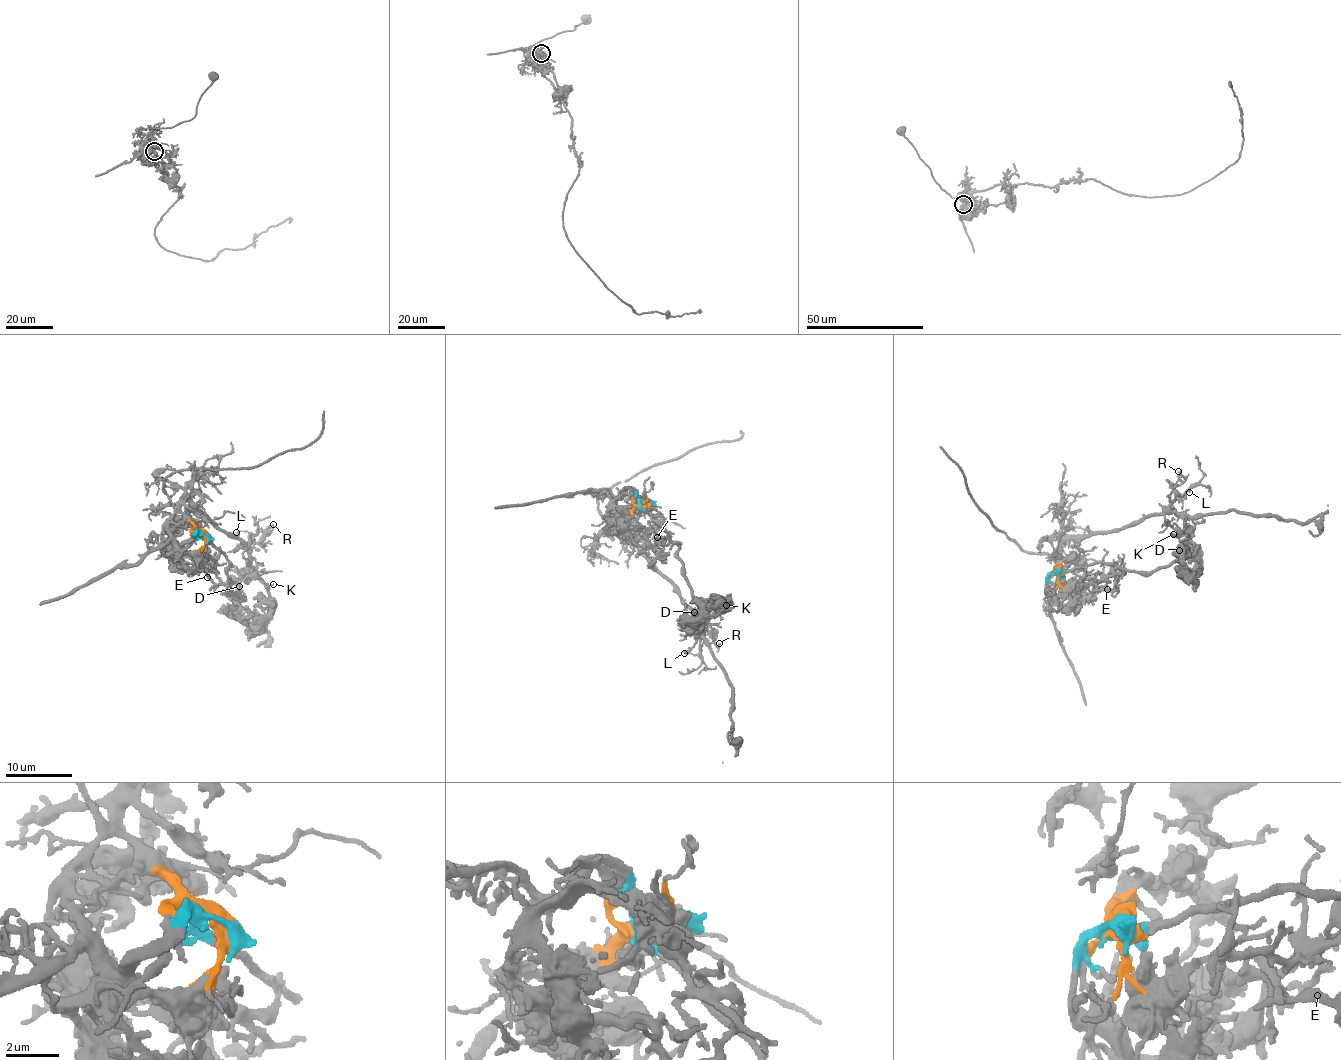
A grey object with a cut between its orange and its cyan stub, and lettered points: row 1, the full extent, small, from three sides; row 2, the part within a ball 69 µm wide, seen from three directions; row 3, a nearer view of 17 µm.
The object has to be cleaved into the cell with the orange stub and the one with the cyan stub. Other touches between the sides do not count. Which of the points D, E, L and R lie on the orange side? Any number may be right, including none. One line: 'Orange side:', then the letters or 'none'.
Orange side: L, R

